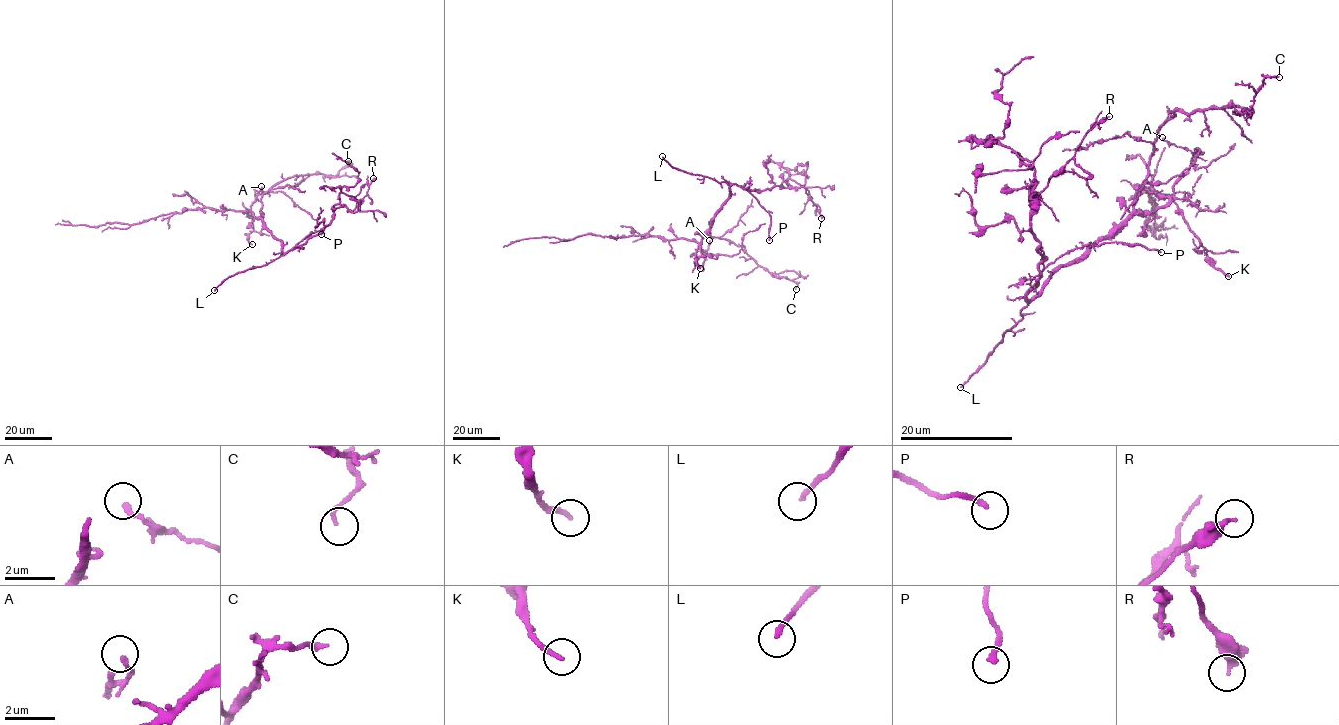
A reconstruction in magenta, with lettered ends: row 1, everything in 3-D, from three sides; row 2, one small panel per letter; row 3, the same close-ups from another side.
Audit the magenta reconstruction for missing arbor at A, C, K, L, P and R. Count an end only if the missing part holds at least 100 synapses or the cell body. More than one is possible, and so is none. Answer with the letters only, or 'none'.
L

